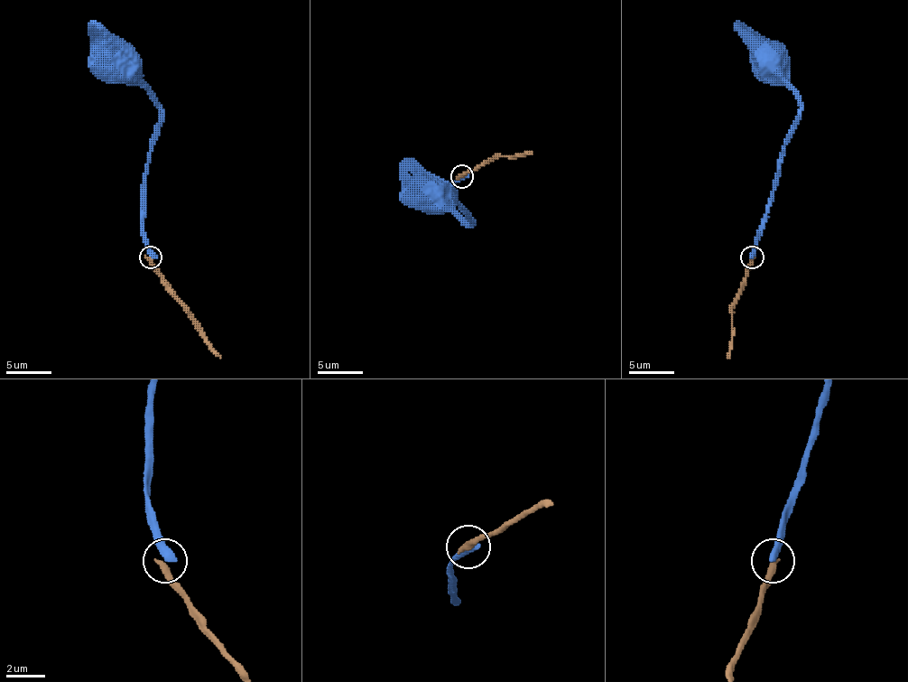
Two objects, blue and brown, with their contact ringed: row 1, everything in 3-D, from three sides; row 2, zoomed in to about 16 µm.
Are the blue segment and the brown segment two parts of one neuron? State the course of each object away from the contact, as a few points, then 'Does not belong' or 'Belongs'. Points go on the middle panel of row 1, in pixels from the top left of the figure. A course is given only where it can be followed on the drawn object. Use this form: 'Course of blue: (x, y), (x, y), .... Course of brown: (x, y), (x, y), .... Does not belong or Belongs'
Course of blue: (461, 177), (454, 183), (454, 197), (470, 218), (470, 225), (452, 210), (430, 210), (425, 206), (430, 200). Course of brown: (461, 177), (495, 156), (515, 156), (532, 152). Does not belong

